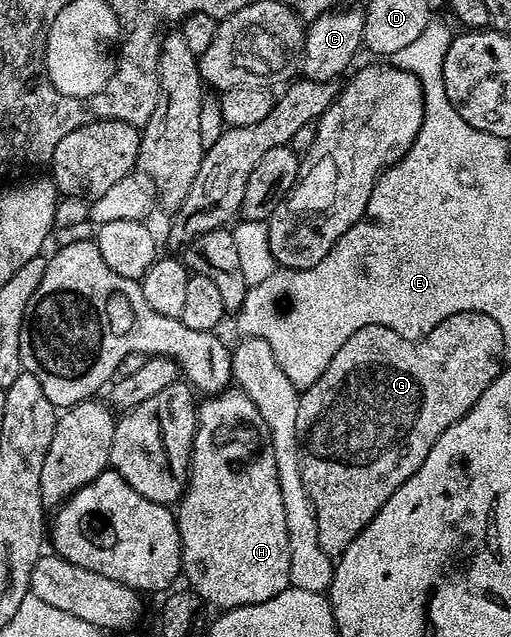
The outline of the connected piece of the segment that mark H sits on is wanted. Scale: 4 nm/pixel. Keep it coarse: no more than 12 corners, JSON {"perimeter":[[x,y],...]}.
{"perimeter":[[199,405],[183,575],[220,610],[292,582],[272,435]]}

